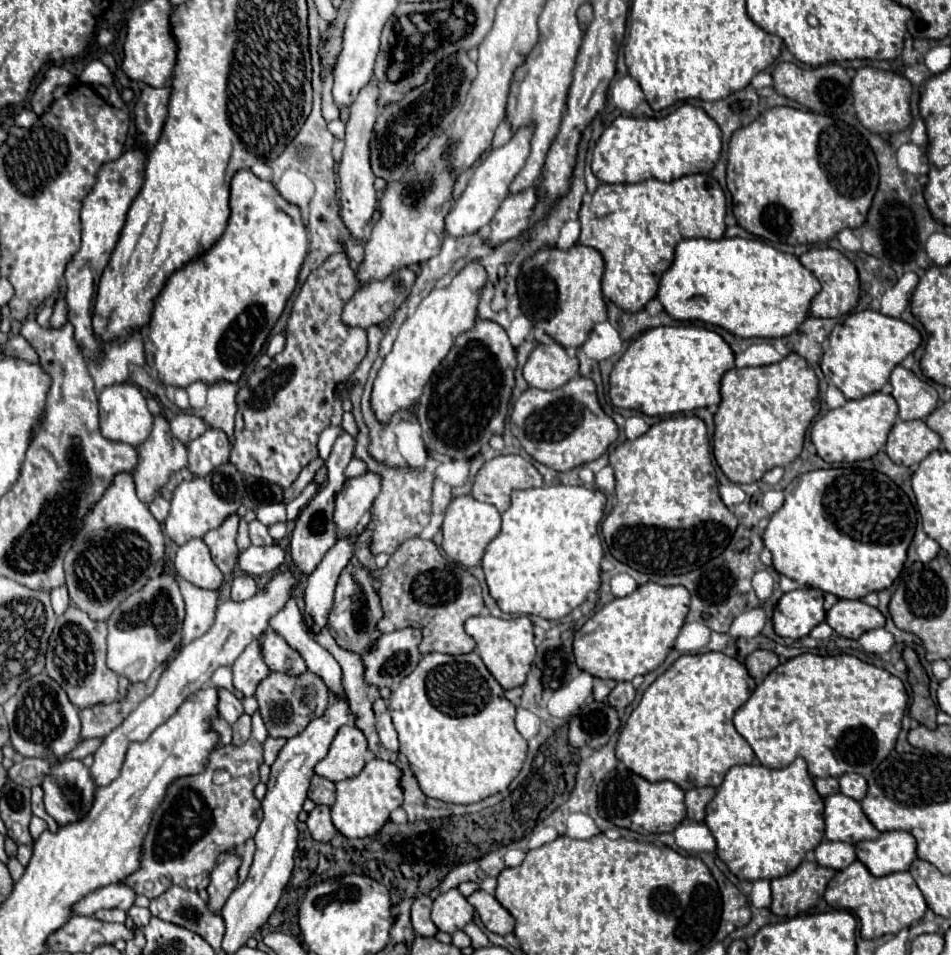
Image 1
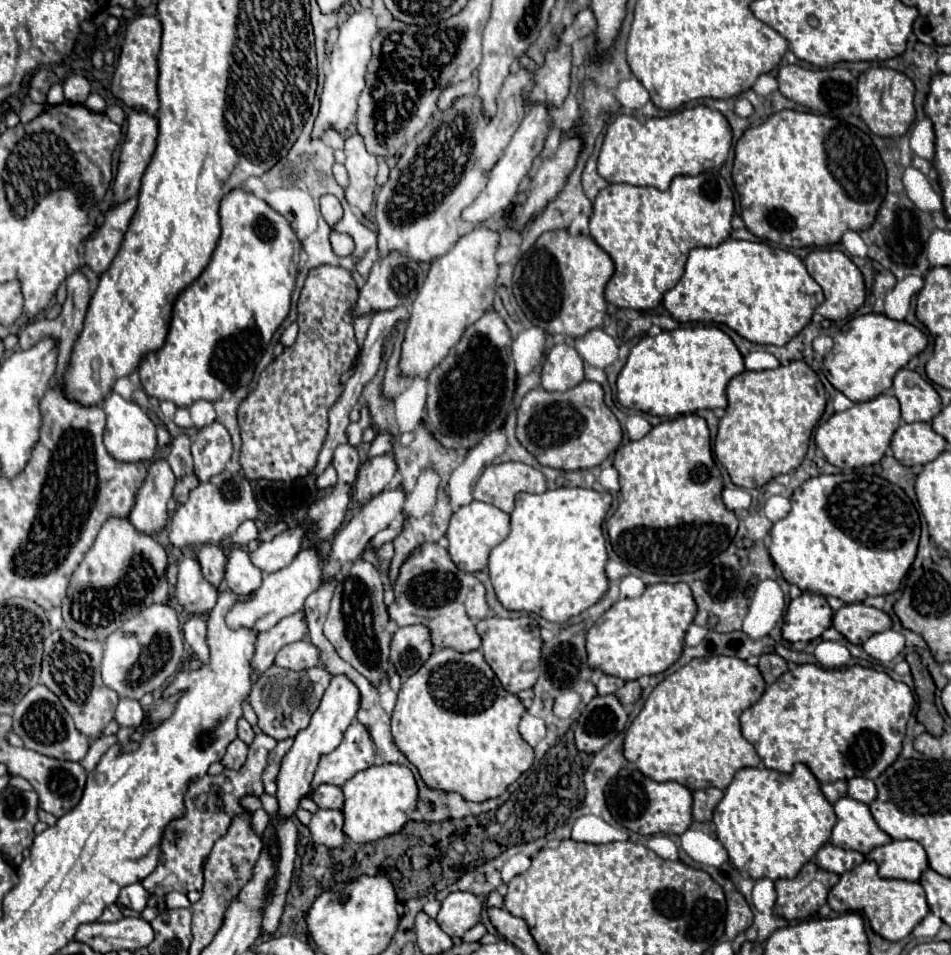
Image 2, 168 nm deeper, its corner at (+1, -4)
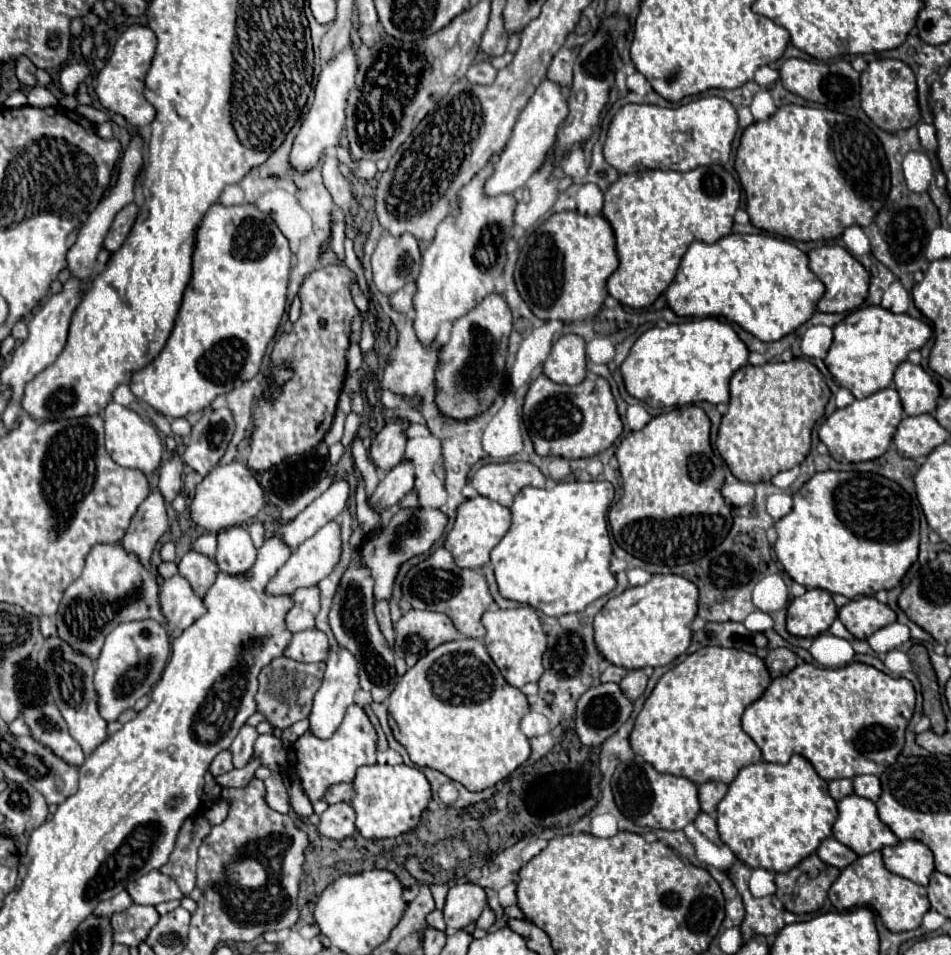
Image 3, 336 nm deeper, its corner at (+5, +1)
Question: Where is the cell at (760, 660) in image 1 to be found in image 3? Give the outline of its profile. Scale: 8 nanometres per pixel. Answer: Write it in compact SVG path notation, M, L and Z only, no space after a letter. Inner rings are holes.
M772 649L764 661L768 665L770 675L780 677L798 665L798 655L792 653L790 649Z

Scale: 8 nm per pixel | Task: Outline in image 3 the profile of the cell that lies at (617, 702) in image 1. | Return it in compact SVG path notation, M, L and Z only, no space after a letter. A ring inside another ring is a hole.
M634 669L620 681L620 689L628 699L634 701L646 691L646 683L648 683L648 675L642 669Z

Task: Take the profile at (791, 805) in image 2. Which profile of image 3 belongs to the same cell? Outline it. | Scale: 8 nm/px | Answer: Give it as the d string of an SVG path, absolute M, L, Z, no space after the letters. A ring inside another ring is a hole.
M794 755L786 765L752 763L746 765L730 783L726 797L718 805L718 833L720 839L734 851L734 855L752 869L766 869L772 873L788 873L796 863L812 855L818 845L832 835L832 825L838 817L836 801L828 795L828 783L814 771L808 759Z

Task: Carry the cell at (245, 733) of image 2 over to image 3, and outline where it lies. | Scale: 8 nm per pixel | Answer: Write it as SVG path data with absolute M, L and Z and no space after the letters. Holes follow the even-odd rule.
M244 725L238 733L238 737L232 741L230 751L232 751L232 763L236 769L246 767L246 763L250 761L252 753L254 753L254 741L258 739L258 731L256 727Z

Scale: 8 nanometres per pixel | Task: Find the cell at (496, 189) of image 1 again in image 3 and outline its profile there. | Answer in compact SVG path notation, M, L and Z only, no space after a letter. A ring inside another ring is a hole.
M544 79L524 111L520 113L516 127L512 131L512 137L508 145L504 147L504 153L496 165L496 173L486 181L486 193L488 195L502 195L502 193L514 193L524 187L524 183L530 179L534 171L540 169L544 163L550 147L556 141L556 131L564 123L568 115L568 99L564 95L564 89L550 79Z

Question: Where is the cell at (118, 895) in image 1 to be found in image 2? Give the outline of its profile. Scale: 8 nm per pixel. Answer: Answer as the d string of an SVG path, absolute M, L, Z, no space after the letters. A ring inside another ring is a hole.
M140 882L136 884L130 884L130 886L124 886L120 890L120 896L118 896L118 904L120 906L126 906L134 912L142 912L146 908L146 902L148 902L148 892L142 888Z

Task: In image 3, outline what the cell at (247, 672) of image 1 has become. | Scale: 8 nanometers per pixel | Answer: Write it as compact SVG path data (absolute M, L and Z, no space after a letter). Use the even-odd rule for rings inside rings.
M318 585L298 589L294 593L294 607L286 615L288 629L292 633L312 629L318 611L320 611L320 589L318 589Z

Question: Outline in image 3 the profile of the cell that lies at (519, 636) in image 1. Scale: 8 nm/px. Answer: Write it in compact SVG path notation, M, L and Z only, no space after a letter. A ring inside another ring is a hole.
M512 607L512 609L496 609L486 611L482 615L482 623L486 627L484 645L498 665L504 679L514 687L524 687L530 681L538 681L544 673L542 667L542 655L546 651L546 633L542 629L542 623L532 607Z

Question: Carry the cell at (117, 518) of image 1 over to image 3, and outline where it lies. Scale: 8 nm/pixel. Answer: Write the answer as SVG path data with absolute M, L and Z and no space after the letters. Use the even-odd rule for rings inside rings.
M120 543L116 545L96 545L88 557L82 575L64 591L60 609L56 613L58 637L64 639L74 651L98 659L104 645L104 637L124 621L156 619L164 621L158 603L156 577L140 565L140 561L126 553Z

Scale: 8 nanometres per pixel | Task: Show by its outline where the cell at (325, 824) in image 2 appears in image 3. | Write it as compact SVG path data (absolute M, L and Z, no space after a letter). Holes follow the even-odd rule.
M336 803L336 805L330 805L328 811L324 811L320 815L318 831L324 837L340 841L340 839L346 839L356 833L354 821L356 821L356 813L354 813L352 805L350 803Z

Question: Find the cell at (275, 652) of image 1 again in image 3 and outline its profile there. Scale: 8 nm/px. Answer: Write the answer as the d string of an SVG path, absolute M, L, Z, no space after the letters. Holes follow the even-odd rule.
M306 629L306 631L294 633L292 643L284 651L284 655L300 663L318 663L328 657L328 651L330 651L328 637L322 631Z

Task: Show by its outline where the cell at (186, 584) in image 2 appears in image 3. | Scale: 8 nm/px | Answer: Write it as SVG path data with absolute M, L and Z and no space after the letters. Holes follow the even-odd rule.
M174 575L166 583L162 583L160 607L170 637L182 635L182 631L186 631L206 611L202 599L194 595L190 583L180 575Z

